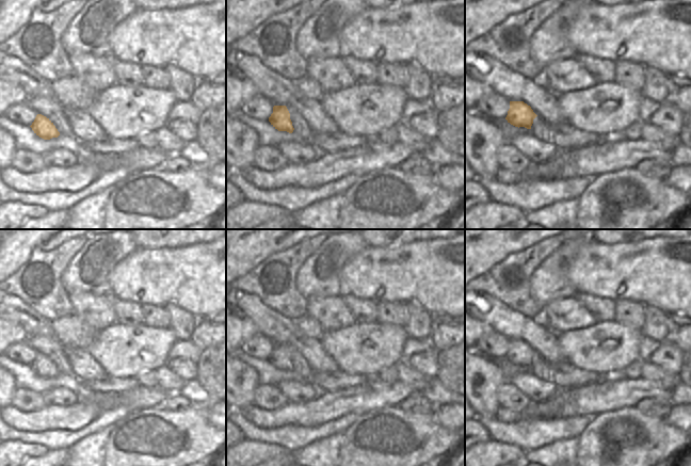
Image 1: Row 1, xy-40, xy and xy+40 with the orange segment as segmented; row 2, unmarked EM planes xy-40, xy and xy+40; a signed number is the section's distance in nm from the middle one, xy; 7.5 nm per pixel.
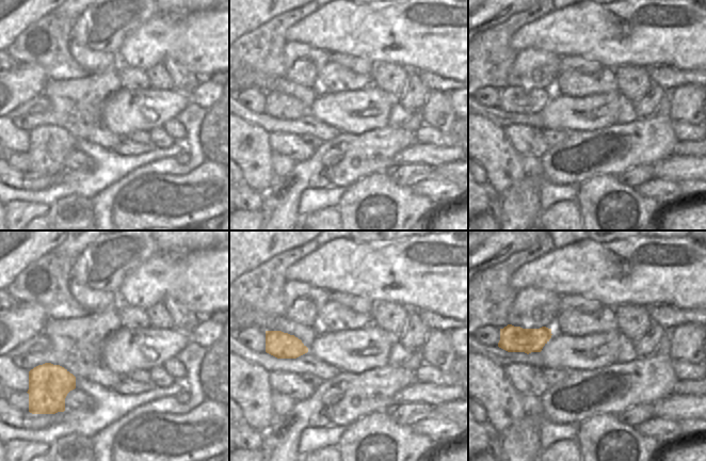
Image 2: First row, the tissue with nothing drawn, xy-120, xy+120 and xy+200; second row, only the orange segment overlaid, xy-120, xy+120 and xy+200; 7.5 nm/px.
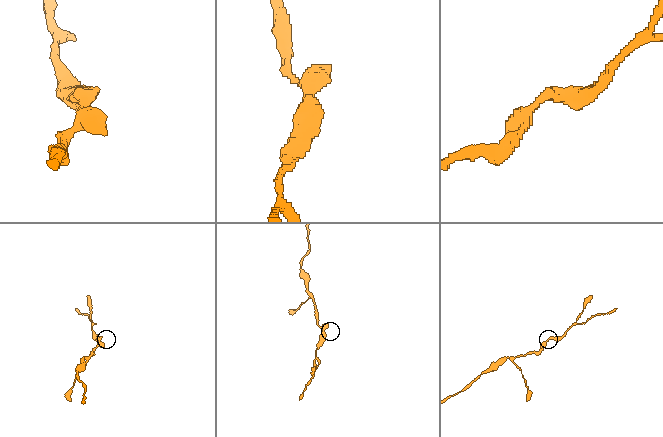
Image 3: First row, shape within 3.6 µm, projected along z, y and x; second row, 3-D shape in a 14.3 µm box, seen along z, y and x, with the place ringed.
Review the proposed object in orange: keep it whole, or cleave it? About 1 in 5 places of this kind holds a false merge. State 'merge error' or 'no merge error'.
no merge error

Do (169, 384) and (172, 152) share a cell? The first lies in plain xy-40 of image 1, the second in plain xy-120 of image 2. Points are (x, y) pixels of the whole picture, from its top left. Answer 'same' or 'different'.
different

